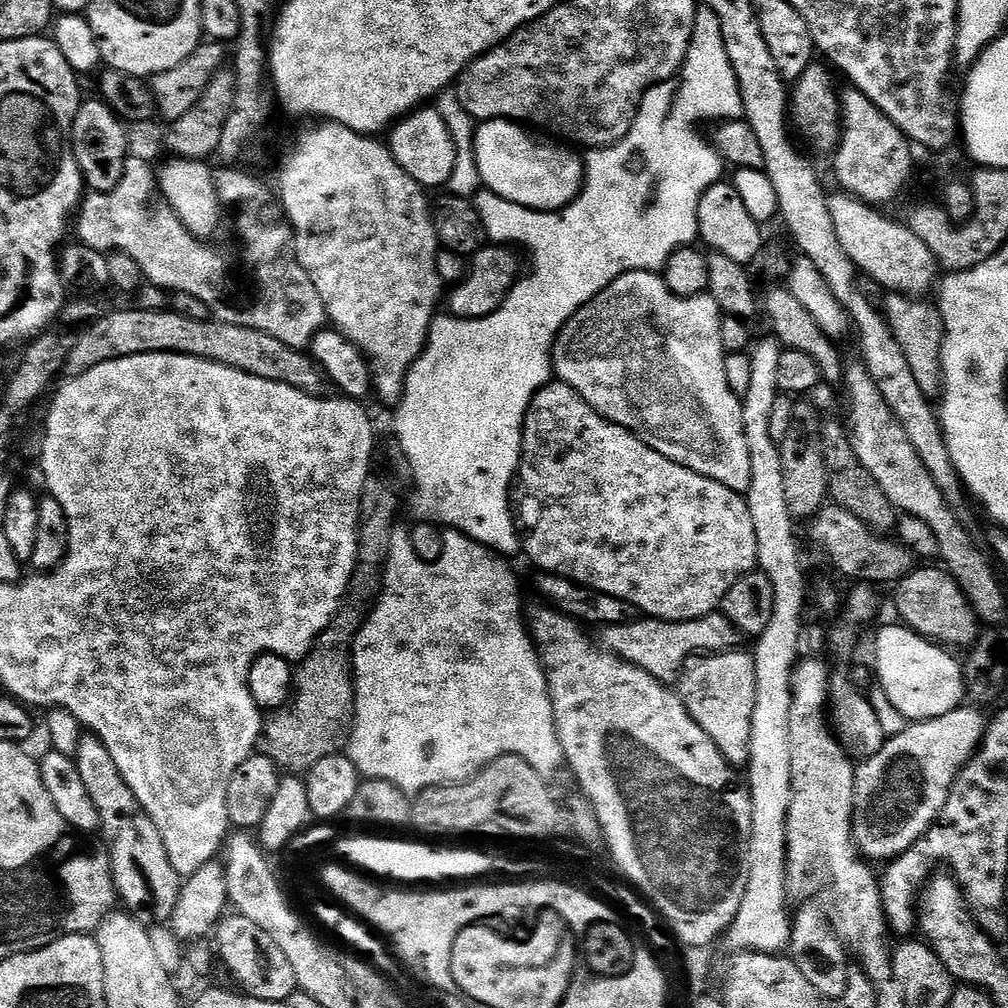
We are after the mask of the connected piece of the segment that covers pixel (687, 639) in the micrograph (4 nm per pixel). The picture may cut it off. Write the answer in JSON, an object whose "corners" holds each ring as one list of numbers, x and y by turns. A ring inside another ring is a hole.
{"corners":[[719,611,697,620,654,620,637,618,626,624,609,624,603,629,603,647,626,662,646,670,654,679,672,682,679,677,680,669,688,657,697,654,715,654,732,650,742,640,742,634]]}

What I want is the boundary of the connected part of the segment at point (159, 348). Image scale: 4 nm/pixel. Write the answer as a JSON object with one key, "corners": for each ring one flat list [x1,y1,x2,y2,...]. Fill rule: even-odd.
{"corners":[[129,306,121,312,112,312,109,316,107,313,93,320,73,339,66,361,66,372,69,377,80,376,102,362,155,352,173,352,213,360,222,366,254,374,254,378,266,378,270,382,294,386,294,390,302,390,302,394,329,395,329,378,307,351,286,346,286,342,278,342,278,338,262,334,262,330,250,330,250,326,234,326,215,318,195,320,168,308,142,310]]}

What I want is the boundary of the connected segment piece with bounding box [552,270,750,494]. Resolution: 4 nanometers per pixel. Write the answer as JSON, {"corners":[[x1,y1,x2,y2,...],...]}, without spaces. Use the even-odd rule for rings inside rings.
{"corners":[[625,270,621,276,606,290,602,290,591,302,584,304,573,314,556,336,556,342,552,345,552,371,555,379,562,384,568,384,599,416,609,420,612,424,621,424,626,430,630,430,642,442,646,442,658,454,710,478,714,482,722,482,730,490,741,494,747,493,750,486,750,450,746,446,746,434,742,422,742,410,744,405,741,397,730,390,730,382,726,382,725,350,722,346,722,334,720,333,720,321,722,313,718,302,710,295,703,296,679,296,674,294,666,286,663,275,654,272,629,272]]}

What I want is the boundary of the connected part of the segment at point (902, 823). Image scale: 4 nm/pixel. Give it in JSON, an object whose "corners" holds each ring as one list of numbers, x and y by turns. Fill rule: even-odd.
{"corners":[[961,706,950,714,942,714,942,718,909,723,901,727,897,736,887,737,882,750,855,765,852,843,863,859,869,862,895,860,906,849,915,846,917,840,924,837,939,820,940,811,946,806,946,798,957,773,980,747,980,739,986,727,986,716,980,712,983,711,976,706]]}

